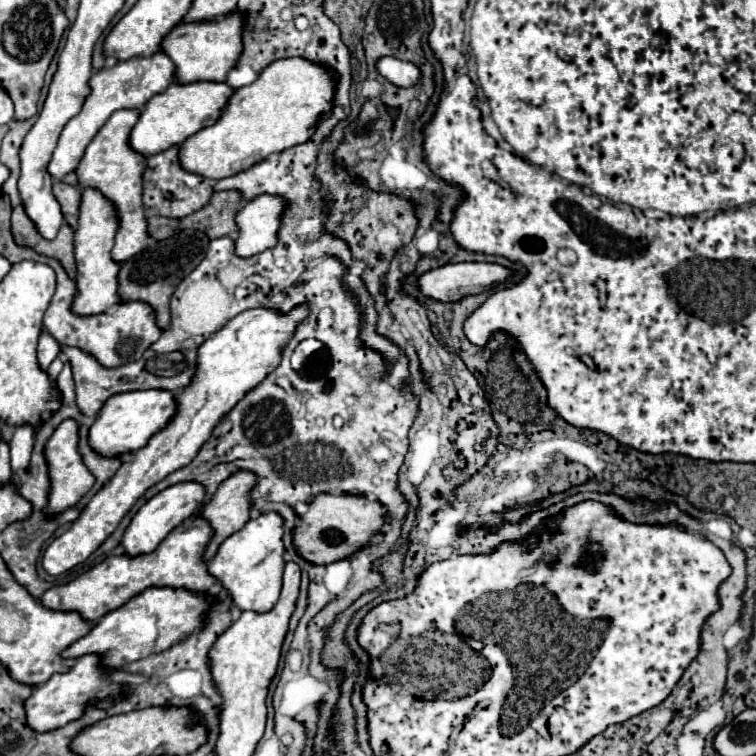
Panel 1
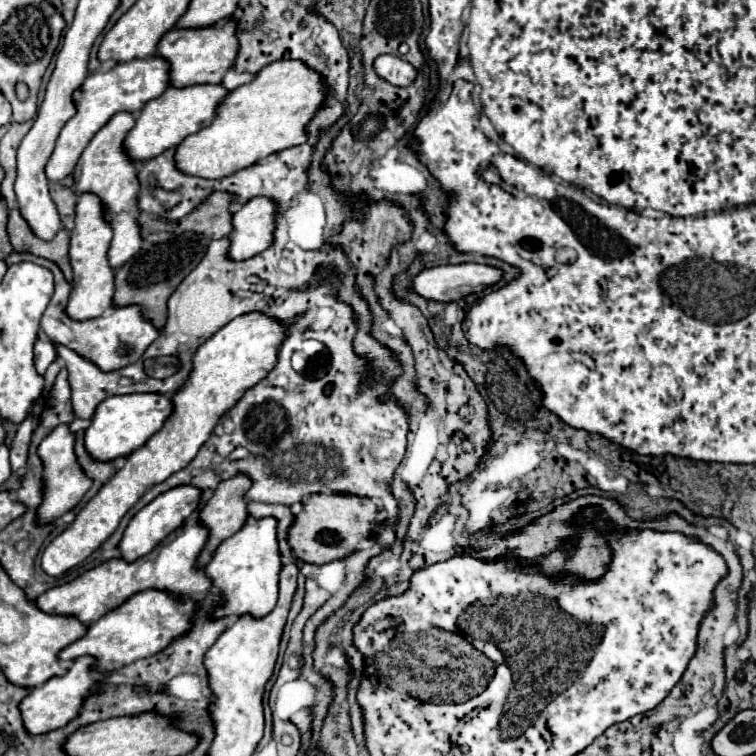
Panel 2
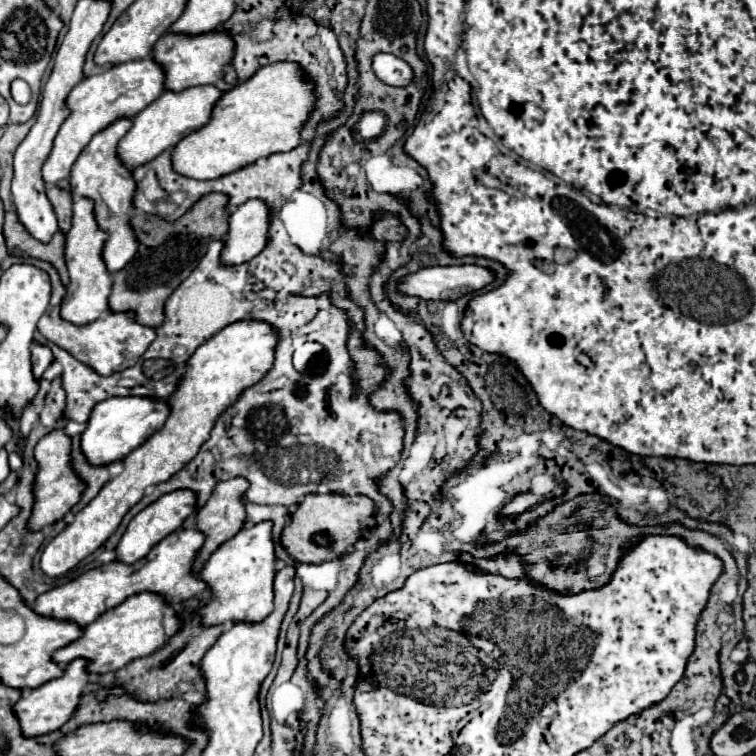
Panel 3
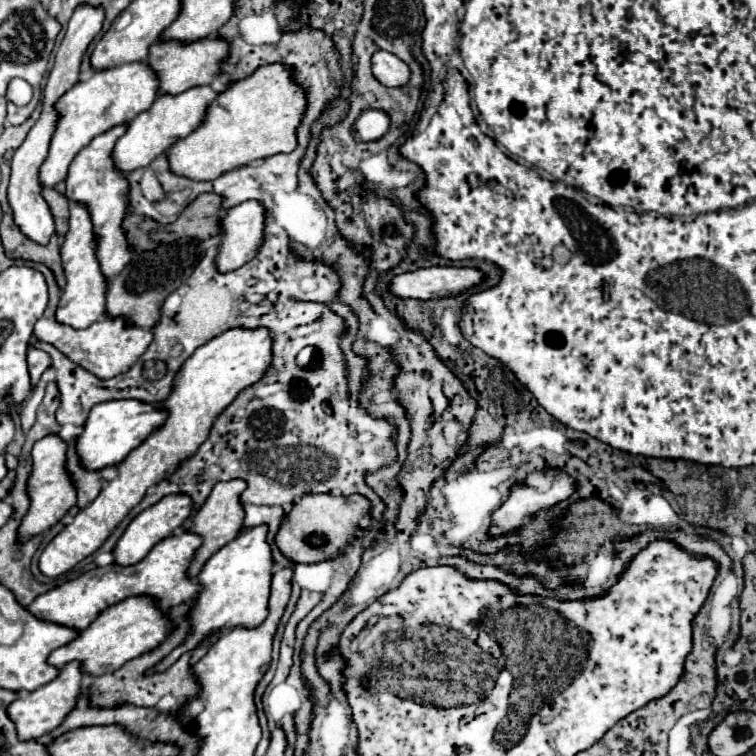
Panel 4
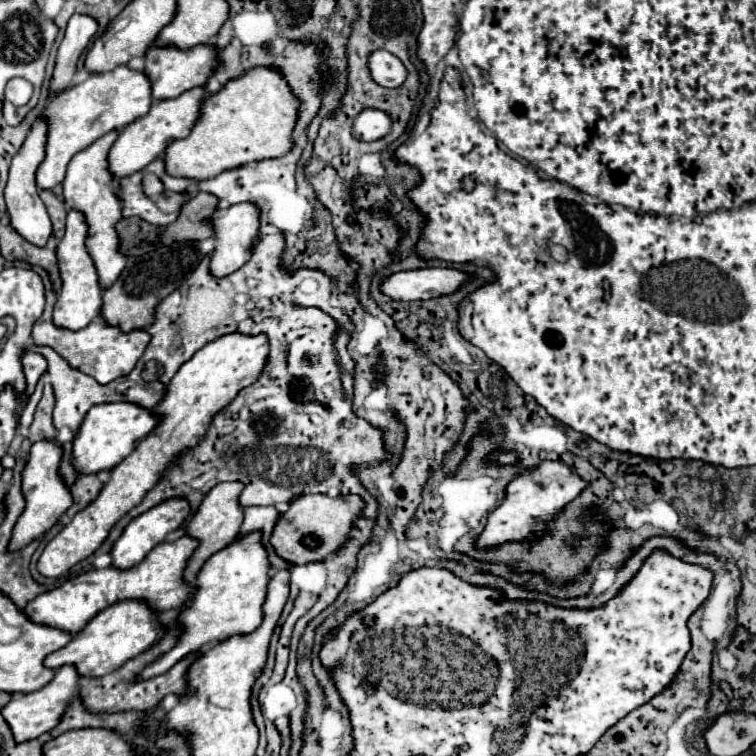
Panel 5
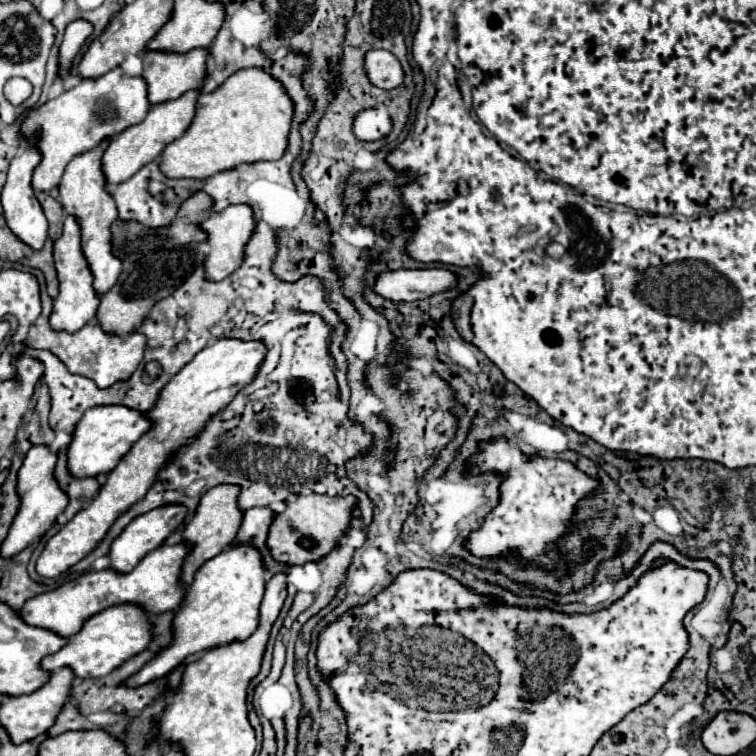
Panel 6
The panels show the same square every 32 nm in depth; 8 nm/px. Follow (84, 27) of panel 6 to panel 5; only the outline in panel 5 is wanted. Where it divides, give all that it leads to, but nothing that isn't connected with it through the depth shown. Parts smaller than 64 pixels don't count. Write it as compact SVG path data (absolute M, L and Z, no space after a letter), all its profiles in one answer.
M76 14L74 18L70 18L64 40L58 48L56 70L52 76L52 80L56 80L56 84L60 84L60 88L64 88L64 84L68 84L74 78L76 62L78 62L80 54L84 52L84 48L88 46L90 38L96 34L96 30L98 30L98 24L88 14Z

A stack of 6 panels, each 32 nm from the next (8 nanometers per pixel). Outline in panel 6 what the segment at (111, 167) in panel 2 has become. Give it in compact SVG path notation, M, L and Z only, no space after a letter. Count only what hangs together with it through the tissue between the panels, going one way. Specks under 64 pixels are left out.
M108 140L104 144L98 144L92 152L86 152L84 156L76 156L72 160L62 176L62 182L58 186L58 200L64 208L64 214L70 214L76 218L80 226L80 248L82 256L86 258L88 270L94 276L94 292L98 296L104 296L118 280L118 274L122 270L122 262L112 256L110 252L110 224L116 220L116 204L110 198L110 192L104 188L104 176L100 172L100 156L104 154Z

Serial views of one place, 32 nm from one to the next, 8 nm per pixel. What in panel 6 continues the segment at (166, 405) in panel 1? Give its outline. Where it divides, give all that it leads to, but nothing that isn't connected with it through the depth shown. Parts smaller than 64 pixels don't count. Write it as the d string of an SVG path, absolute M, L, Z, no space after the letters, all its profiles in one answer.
M108 406L108 408L90 408L78 420L72 440L68 444L68 462L66 468L72 478L88 478L98 474L108 474L124 454L132 448L132 444L150 428L150 420L146 414L132 412L124 406Z

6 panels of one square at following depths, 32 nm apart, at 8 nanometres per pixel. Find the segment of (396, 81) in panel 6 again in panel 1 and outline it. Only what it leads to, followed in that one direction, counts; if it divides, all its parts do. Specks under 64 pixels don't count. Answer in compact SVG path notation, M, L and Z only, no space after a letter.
M394 56L378 58L376 70L380 76L384 76L388 82L400 88L408 88L420 80L420 68L416 68L416 64L408 64Z

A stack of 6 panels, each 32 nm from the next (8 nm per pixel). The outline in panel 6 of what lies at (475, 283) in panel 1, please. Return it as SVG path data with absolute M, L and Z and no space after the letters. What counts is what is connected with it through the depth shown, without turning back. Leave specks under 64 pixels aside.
M424 268L424 270L390 270L382 272L376 278L374 292L394 300L394 302L412 302L430 298L432 294L444 292L456 284L456 274L442 268Z

